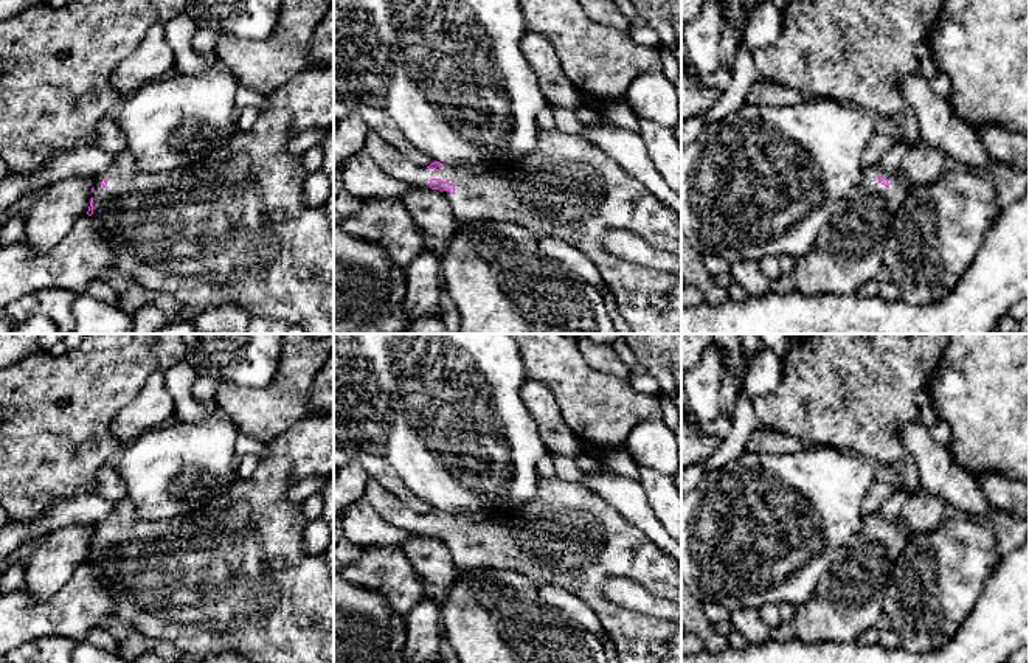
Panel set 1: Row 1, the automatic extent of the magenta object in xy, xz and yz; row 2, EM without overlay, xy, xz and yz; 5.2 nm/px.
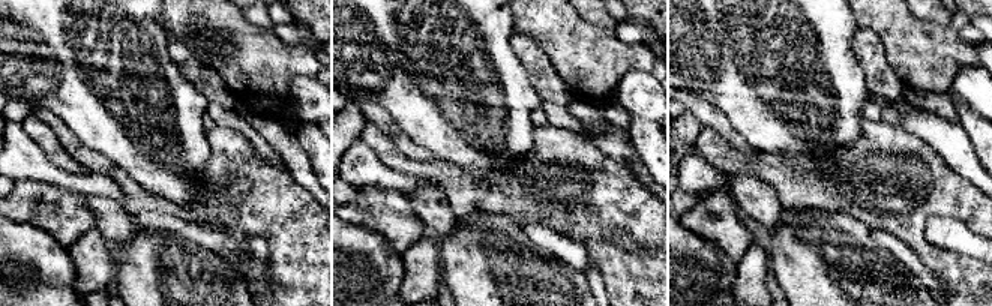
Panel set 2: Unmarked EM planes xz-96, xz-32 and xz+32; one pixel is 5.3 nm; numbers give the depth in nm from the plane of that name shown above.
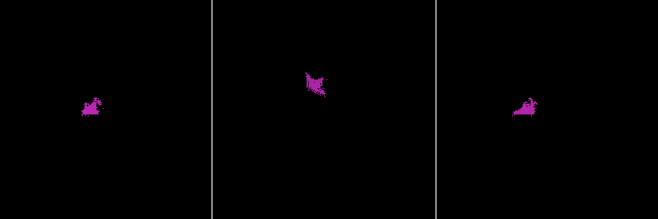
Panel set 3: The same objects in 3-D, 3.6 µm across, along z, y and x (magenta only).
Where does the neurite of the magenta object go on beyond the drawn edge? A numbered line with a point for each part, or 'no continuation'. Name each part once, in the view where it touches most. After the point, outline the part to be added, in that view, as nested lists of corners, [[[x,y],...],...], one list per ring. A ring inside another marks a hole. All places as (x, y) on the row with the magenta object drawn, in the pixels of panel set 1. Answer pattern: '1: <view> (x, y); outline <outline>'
1: xz (568, 188); outline [[[557,127],[539,129],[535,152],[523,160],[517,160],[517,163],[504,172],[480,172],[450,165],[444,165],[439,171],[417,166],[408,161],[393,144],[374,130],[368,132],[362,151],[368,154],[385,174],[411,186],[430,188],[431,179],[453,183],[455,193],[442,191],[442,194],[449,200],[455,217],[461,222],[475,222],[478,219],[515,222],[534,231],[539,238],[559,238],[585,253],[594,262],[604,283],[616,297],[619,314],[629,323],[630,334],[681,334],[681,273],[638,266],[608,253],[604,247],[604,239],[610,230],[629,230],[643,238],[650,247],[681,258],[681,216],[666,207],[644,185],[625,172],[613,158],[584,135],[566,134]]]

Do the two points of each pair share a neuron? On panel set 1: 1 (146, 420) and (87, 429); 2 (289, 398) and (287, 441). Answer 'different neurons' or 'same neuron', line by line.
1: different neurons
2: different neurons

